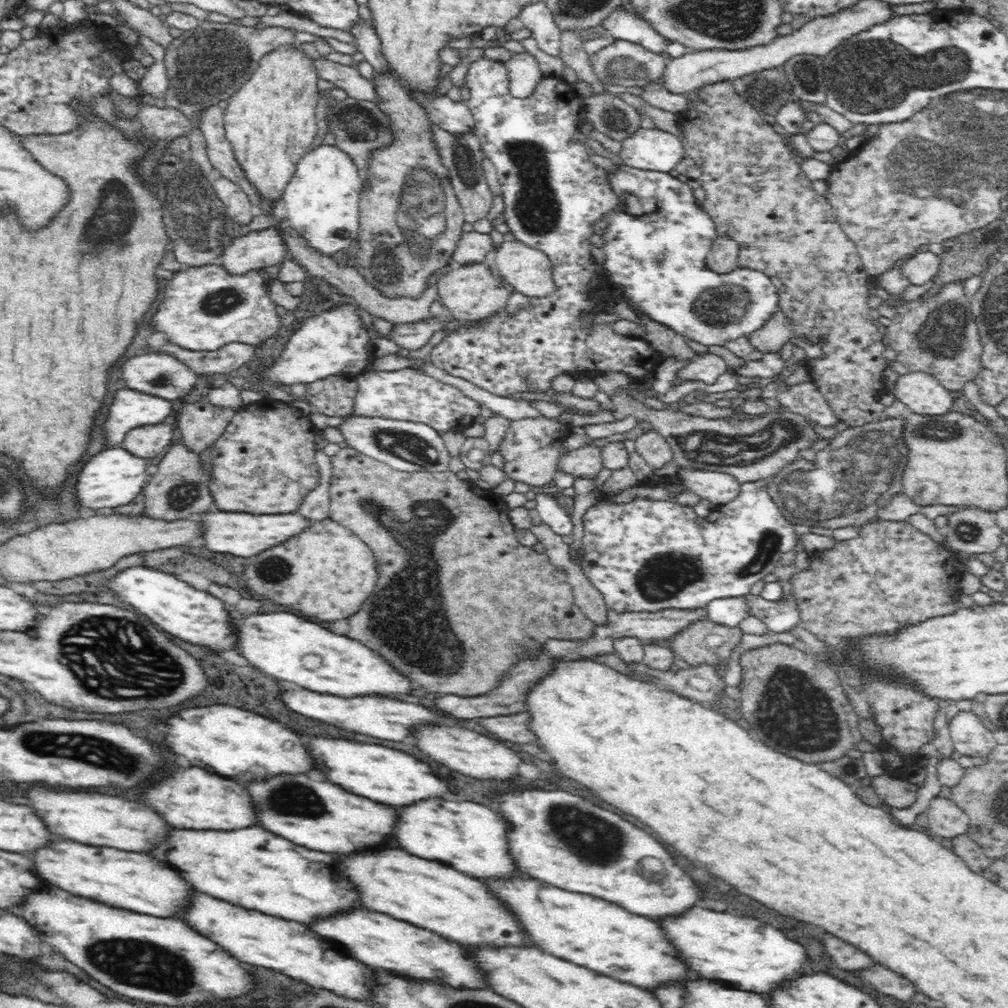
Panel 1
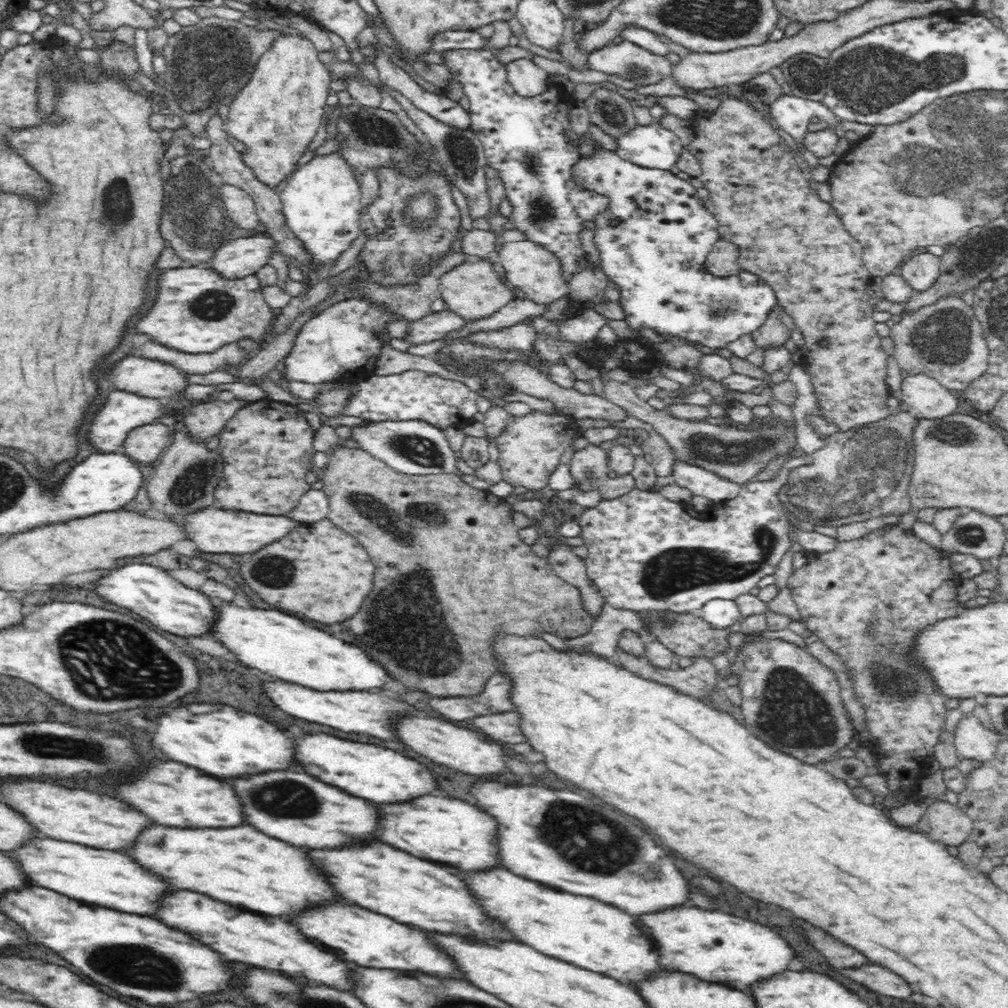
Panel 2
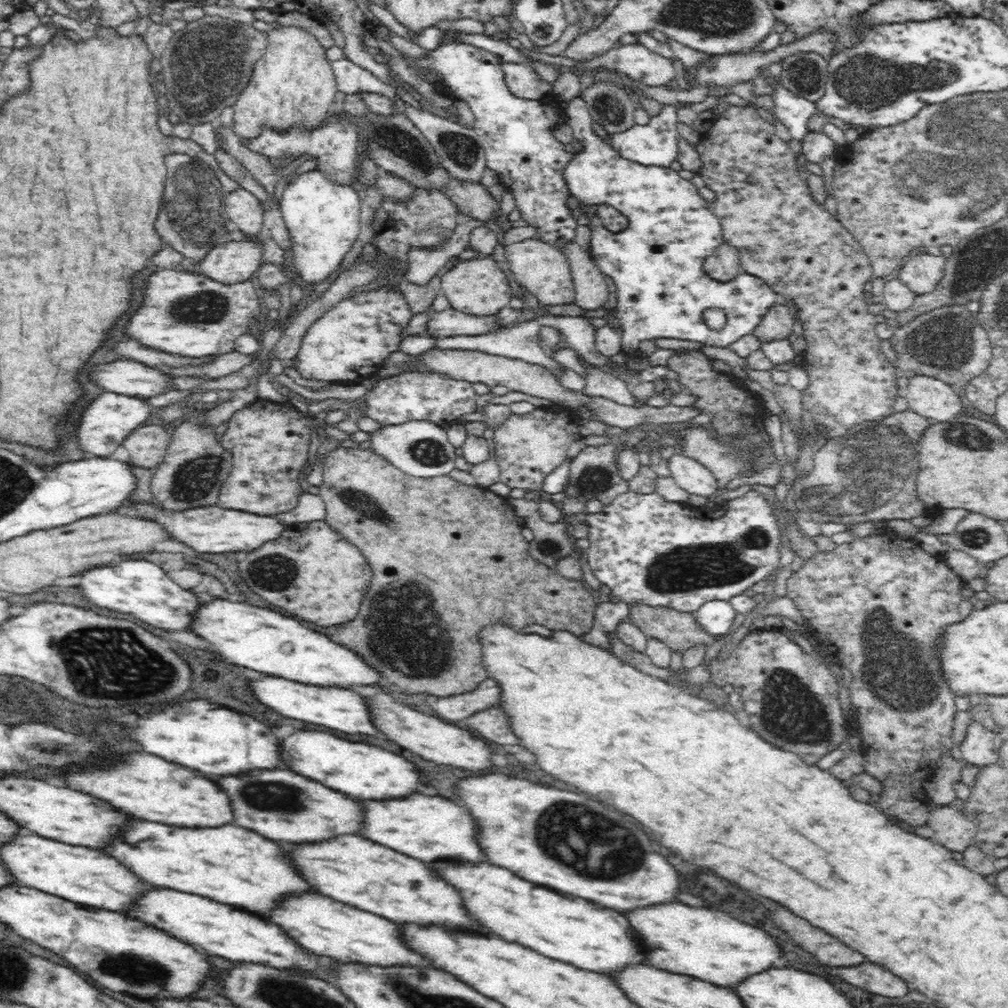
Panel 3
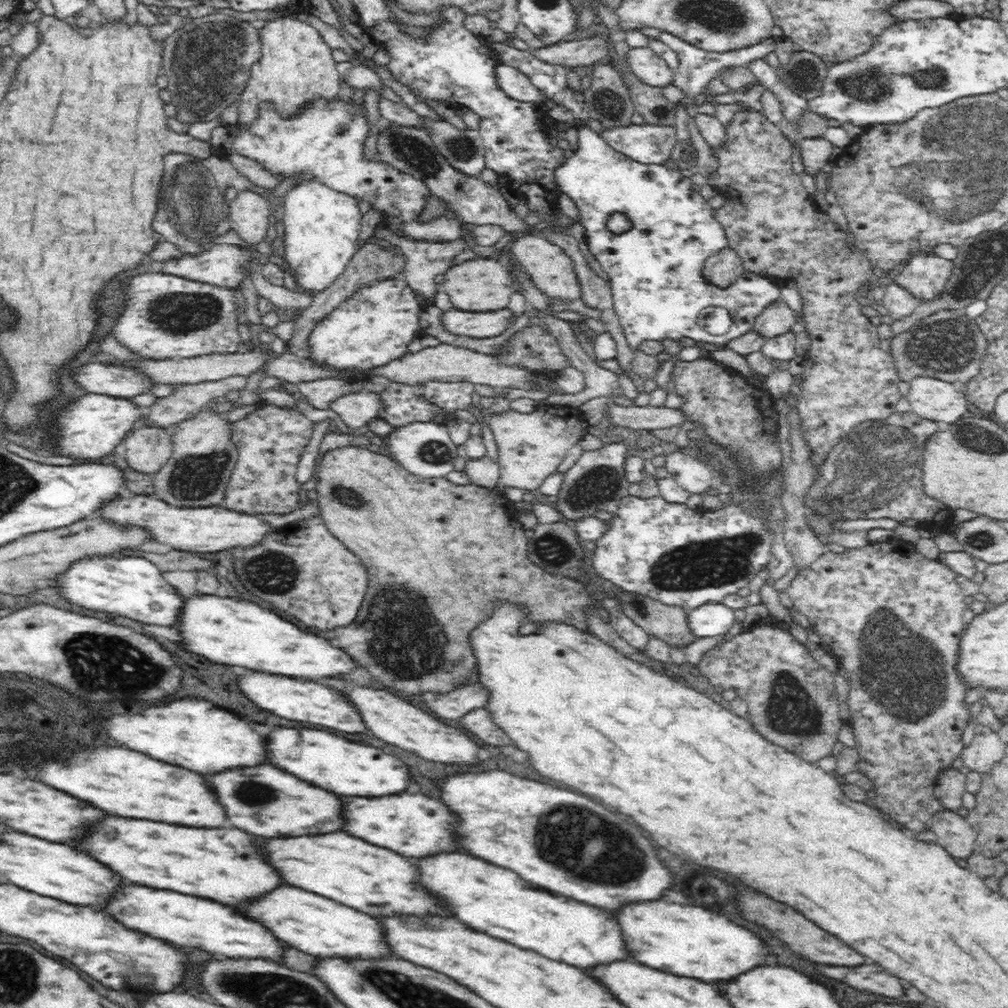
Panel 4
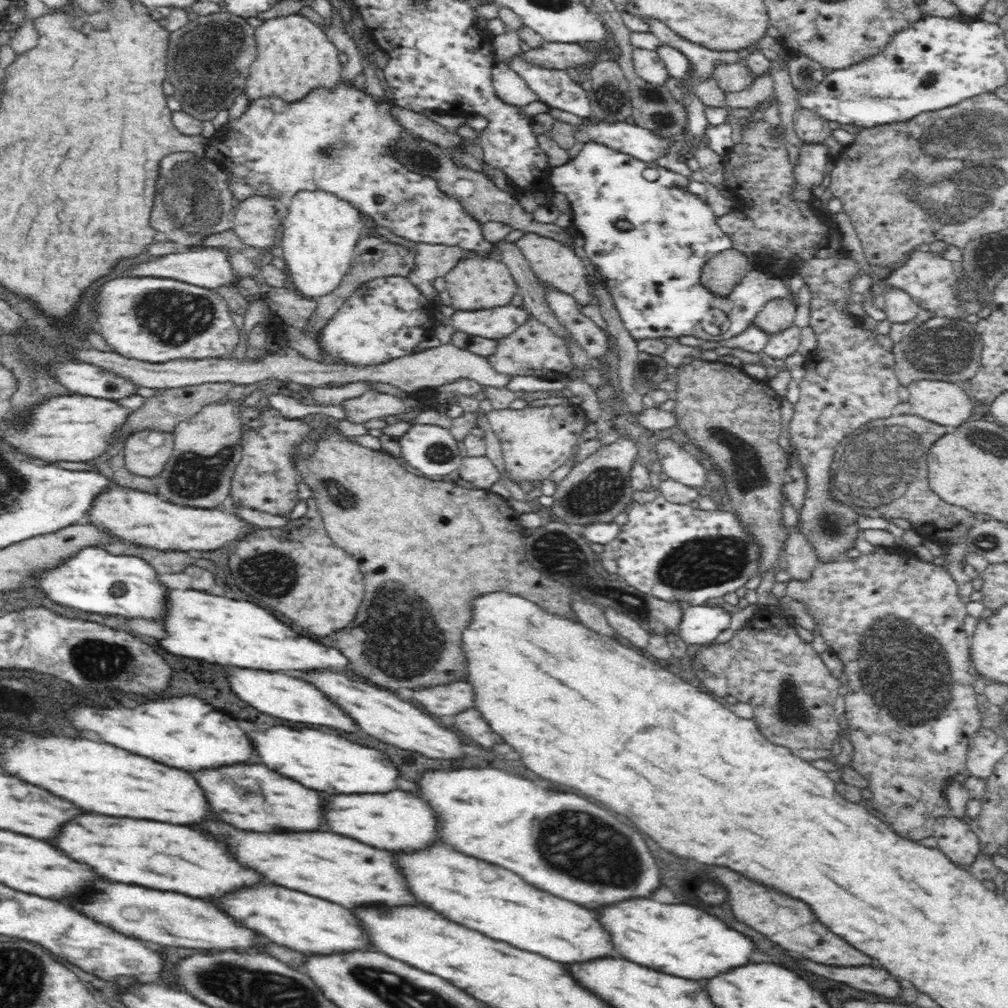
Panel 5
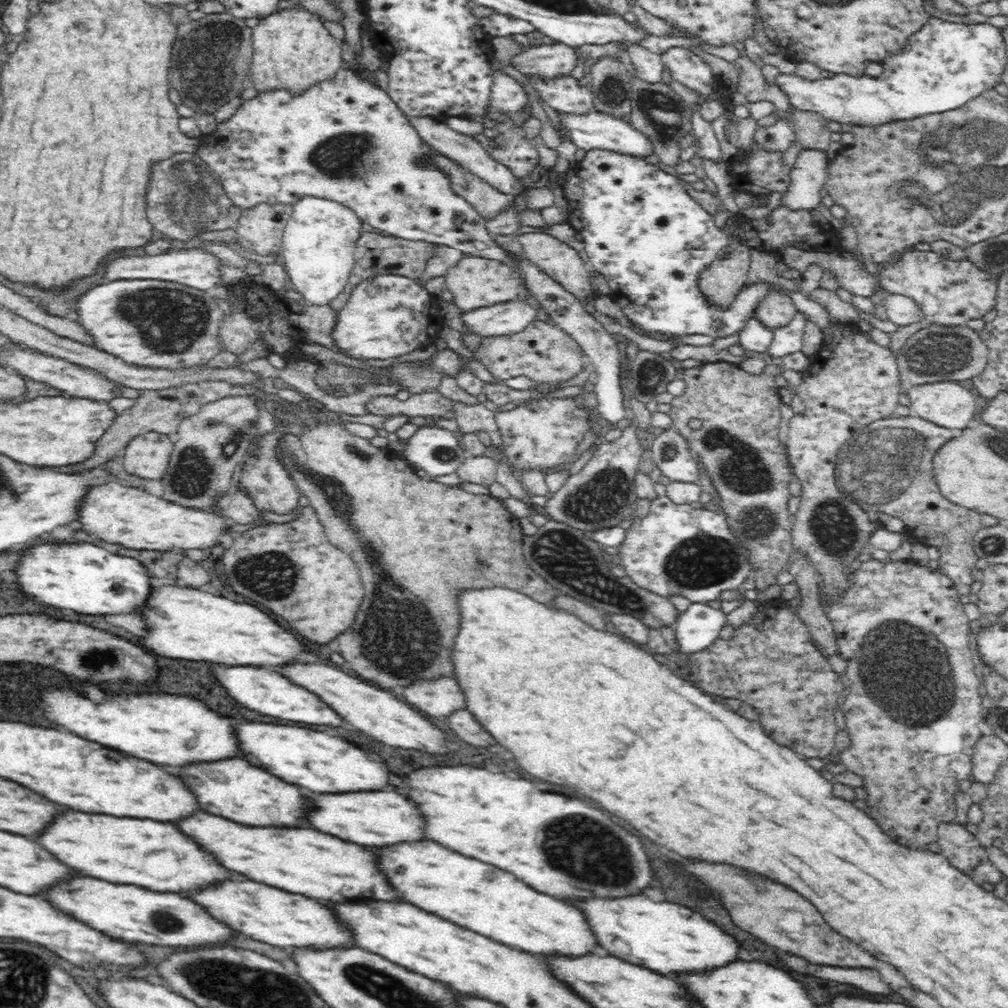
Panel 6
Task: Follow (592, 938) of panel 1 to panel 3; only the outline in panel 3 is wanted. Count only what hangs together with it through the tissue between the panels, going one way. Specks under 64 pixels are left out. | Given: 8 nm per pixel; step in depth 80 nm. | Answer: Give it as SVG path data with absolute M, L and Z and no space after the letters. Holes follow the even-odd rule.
M436 860L430 868L438 880L460 894L466 916L508 942L594 972L610 972L610 968L622 968L622 964L642 962L630 932L626 932L626 920L614 910L586 900L570 900L568 896L546 892L546 888L534 888L534 884L518 878L514 872L488 862Z

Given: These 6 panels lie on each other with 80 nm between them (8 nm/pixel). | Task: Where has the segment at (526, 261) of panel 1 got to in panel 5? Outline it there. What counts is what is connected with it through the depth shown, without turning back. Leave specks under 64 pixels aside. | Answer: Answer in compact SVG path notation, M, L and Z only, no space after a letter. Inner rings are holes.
M524 232L522 237L516 241L516 245L524 253L539 281L562 292L570 293L582 306L590 306L593 296L588 272L584 262L582 262L583 258L577 256L574 249L556 239L552 239L552 237L540 236L533 232Z

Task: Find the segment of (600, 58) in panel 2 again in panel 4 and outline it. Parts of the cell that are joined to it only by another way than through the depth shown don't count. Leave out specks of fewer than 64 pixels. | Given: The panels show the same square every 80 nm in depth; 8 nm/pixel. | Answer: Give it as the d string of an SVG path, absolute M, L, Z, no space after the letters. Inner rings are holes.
M649 47L630 48L628 51L630 72L633 72L644 84L664 87L673 81L674 71Z

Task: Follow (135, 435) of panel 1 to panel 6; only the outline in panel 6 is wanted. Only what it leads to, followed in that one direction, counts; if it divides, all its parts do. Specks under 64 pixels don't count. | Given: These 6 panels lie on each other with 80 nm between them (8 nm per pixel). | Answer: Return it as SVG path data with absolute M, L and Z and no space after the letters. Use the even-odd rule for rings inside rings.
M146 432L134 437L123 450L123 465L128 473L142 479L164 479L173 451L171 436Z

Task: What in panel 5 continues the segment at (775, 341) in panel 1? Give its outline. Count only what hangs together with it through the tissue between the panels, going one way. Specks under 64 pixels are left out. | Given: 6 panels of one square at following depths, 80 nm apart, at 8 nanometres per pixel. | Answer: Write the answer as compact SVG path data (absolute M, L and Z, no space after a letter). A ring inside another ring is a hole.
M786 298L769 300L758 311L753 323L760 329L772 334L794 324L796 304Z

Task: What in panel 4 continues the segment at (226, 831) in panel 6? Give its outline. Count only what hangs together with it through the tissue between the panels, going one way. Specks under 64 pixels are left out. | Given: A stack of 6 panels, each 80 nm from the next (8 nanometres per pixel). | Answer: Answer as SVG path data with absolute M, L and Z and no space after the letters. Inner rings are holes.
M328 832L328 834L318 834L318 836L288 836L288 838L252 838L252 844L254 844L254 850L260 854L260 856L264 856L264 862L272 868L272 870L276 870L278 872L278 876L282 878L282 882L284 884L290 884L290 886L296 886L296 888L302 888L302 890L306 890L306 892L314 892L314 894L318 894L318 896L324 896L324 898L330 898L330 900L336 900L336 902L340 902L340 904L344 904L344 906L350 906L350 908L354 908L354 910L360 910L360 912L366 912L366 914L370 914L370 906L384 906L384 904L388 904L388 914L384 914L384 916L392 916L390 912L396 912L396 910L400 910L402 908L402 912L406 912L406 914L420 914L420 916L424 916L424 914L444 914L444 916L448 916L436 902L434 902L434 898L430 898L430 896L426 896L424 892L422 892L422 888L418 888L418 884L414 884L414 866L410 866L400 854L396 854L396 852L390 852L390 850L386 850L386 848L374 848L372 844L366 844L366 842L362 842L362 840L358 840L358 838L352 838L350 834L344 834L344 832Z

